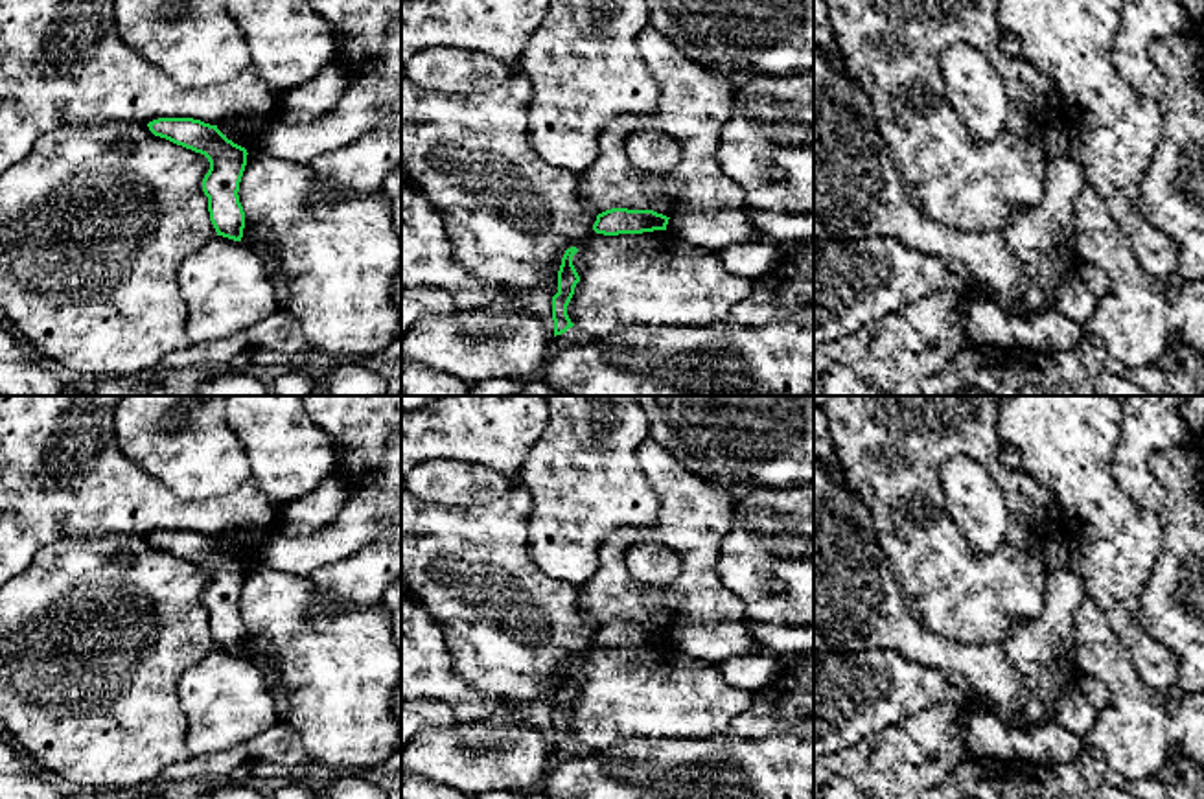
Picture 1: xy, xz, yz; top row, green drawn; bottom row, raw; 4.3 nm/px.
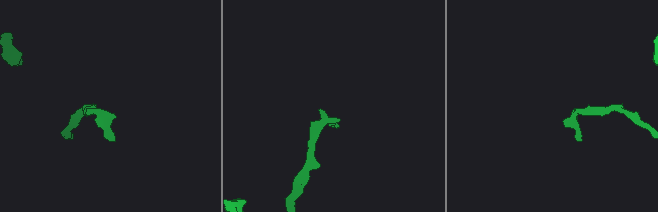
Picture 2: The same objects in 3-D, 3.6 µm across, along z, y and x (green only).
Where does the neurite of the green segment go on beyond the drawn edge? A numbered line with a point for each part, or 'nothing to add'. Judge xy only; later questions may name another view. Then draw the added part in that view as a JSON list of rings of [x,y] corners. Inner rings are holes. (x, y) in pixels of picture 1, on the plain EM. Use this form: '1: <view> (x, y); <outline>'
nothing to add

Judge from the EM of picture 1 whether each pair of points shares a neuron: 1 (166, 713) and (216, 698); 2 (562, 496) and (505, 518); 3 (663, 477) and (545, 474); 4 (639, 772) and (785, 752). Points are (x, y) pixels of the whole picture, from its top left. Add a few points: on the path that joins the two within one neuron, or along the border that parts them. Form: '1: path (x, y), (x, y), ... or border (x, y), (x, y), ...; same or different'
1: border (194, 665), (179, 680), (188, 750); different
2: border (512, 479), (531, 497), (531, 549); different
3: border (648, 481), (658, 499), (656, 523); different
4: path (676, 772), (748, 772); same

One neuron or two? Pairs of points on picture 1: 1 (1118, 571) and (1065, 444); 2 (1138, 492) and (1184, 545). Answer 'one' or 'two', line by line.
1: one
2: two

